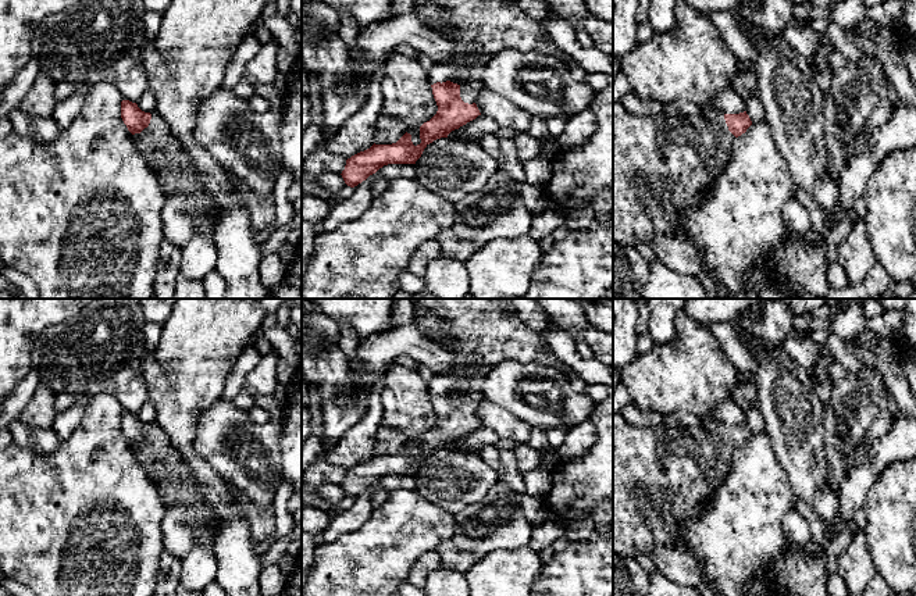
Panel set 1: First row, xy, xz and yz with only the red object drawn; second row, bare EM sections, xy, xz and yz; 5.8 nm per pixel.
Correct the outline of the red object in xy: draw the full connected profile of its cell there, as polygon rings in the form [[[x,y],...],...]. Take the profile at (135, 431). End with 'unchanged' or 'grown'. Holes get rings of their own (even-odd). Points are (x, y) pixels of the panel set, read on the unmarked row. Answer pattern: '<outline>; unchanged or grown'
[[[129,411],[121,413],[121,429],[167,504],[161,521],[164,549],[179,558],[183,558],[196,545],[213,549],[217,531],[213,508],[206,503],[199,481],[167,433],[157,424],[145,424]]]; grown

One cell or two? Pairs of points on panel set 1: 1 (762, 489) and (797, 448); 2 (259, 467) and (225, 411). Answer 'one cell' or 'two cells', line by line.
1: two cells
2: one cell

